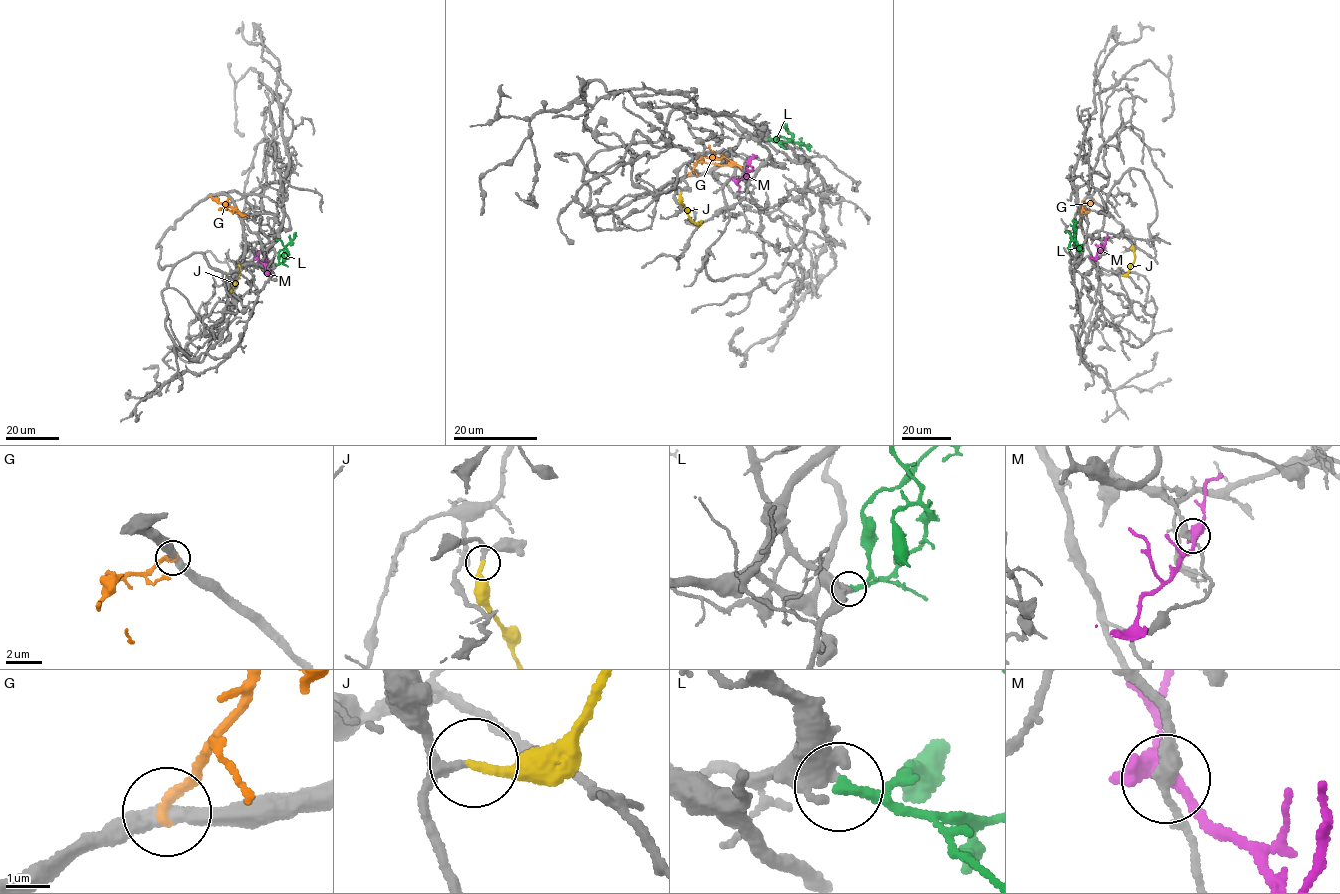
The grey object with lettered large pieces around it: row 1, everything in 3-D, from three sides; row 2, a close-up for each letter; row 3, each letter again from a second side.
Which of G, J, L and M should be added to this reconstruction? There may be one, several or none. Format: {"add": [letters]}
{"add": ["J"]}

